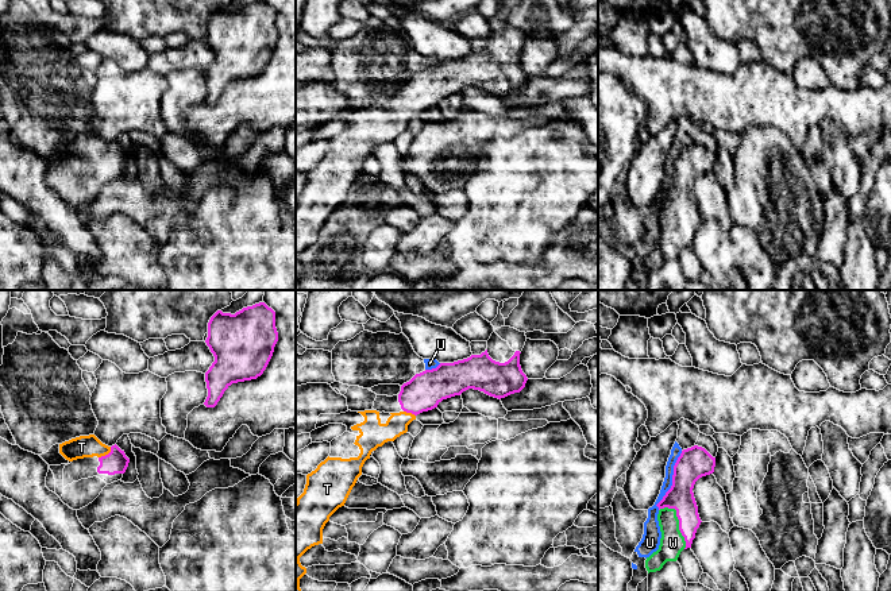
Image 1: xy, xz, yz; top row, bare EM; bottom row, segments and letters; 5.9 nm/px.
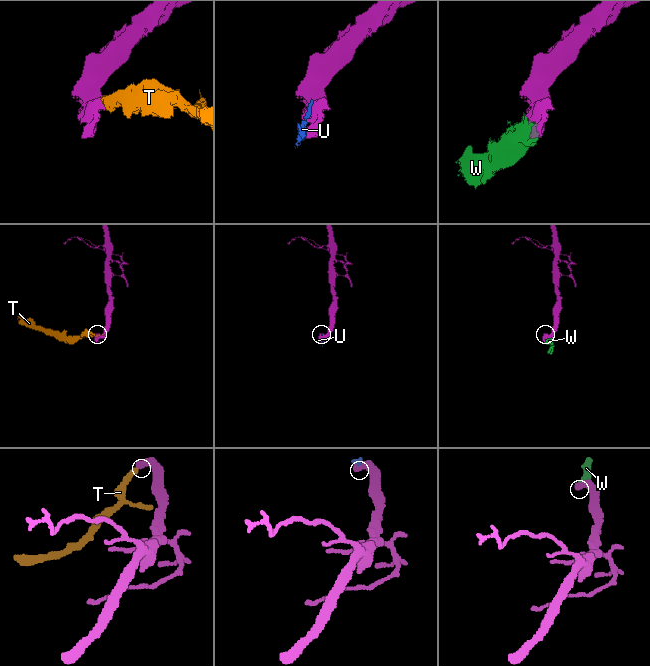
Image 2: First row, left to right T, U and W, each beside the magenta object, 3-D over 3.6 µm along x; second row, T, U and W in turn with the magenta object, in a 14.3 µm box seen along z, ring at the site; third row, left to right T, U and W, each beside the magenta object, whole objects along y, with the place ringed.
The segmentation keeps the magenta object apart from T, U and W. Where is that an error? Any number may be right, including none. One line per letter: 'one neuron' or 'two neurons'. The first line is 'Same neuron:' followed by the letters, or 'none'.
Same neuron: T, W
T: one neuron
U: two neurons
W: one neuron

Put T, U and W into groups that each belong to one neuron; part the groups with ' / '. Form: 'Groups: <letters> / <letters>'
Groups: T W / U

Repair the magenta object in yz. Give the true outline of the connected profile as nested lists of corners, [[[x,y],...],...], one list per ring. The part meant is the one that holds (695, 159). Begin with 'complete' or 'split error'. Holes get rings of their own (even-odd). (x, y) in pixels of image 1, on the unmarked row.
split error | [[[694,143],[682,148],[674,163],[672,184],[656,202],[659,205],[657,219],[662,236],[659,247],[645,258],[648,271],[660,269],[667,259],[676,259],[683,247],[691,246],[697,227],[702,220],[693,186],[699,175],[713,171],[714,165],[716,155],[713,155],[705,146]]]

